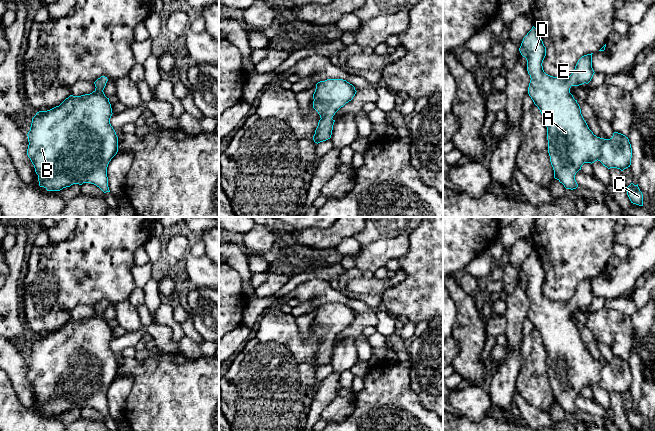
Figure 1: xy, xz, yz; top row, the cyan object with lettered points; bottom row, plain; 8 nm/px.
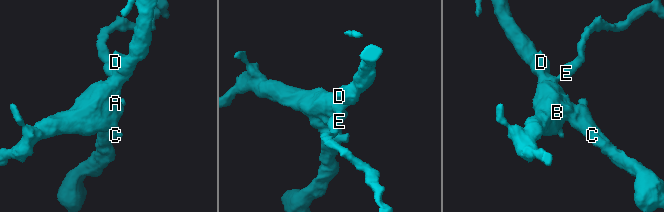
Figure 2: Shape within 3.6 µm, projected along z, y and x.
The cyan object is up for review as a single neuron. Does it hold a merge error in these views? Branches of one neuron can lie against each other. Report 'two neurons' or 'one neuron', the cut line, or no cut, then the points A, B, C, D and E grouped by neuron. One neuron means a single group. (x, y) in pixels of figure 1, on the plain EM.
one neuron; no cut; A B C D E

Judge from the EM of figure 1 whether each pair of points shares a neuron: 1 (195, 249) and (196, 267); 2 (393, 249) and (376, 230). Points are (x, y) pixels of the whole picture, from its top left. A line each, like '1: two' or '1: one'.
1: two
2: one

